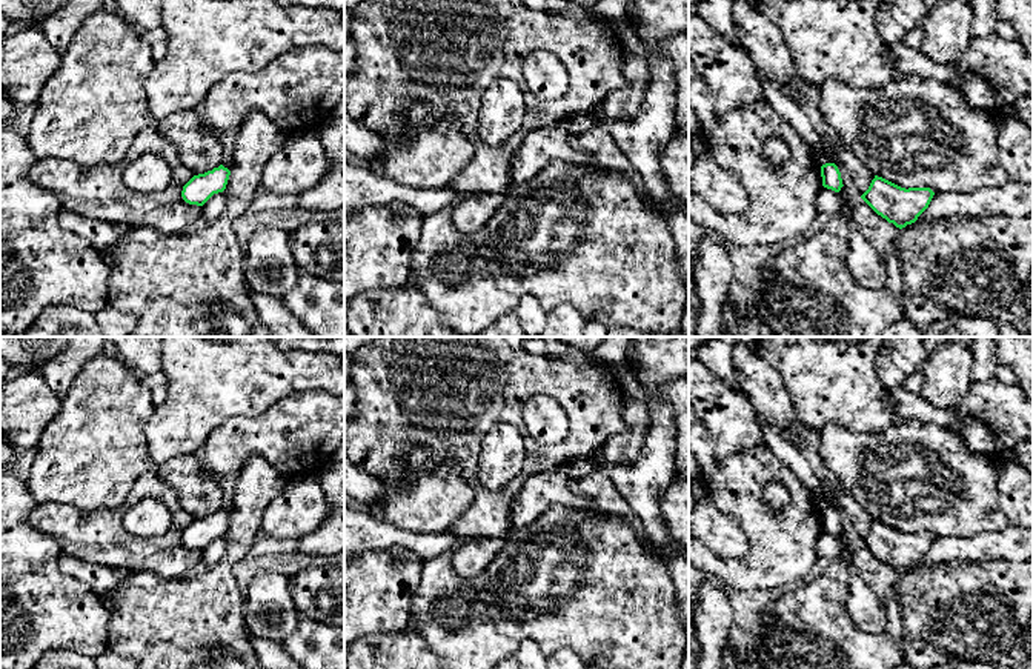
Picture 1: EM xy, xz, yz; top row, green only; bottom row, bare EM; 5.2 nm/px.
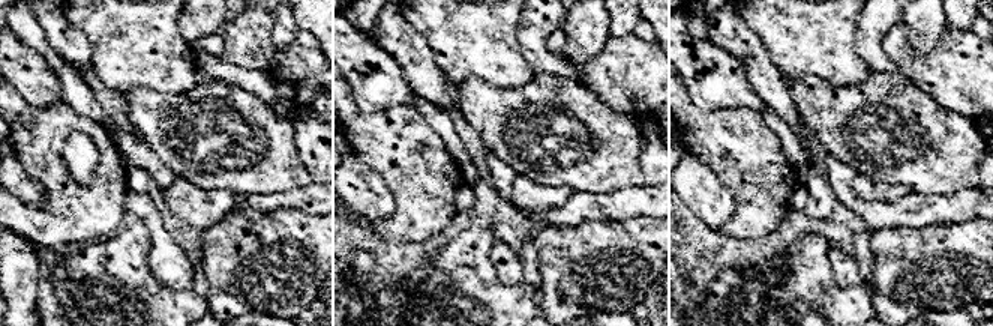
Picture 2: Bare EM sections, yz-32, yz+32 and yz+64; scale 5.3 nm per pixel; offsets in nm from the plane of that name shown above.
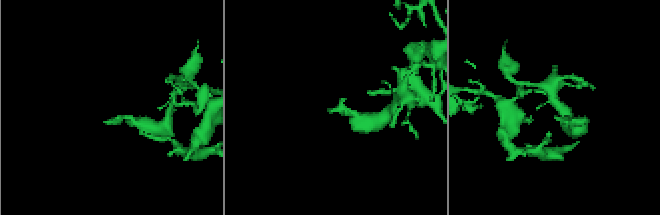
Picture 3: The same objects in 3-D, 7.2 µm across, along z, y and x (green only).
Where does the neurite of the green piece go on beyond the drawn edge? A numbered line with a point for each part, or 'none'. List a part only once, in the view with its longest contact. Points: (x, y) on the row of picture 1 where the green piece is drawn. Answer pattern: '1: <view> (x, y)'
1: yz (783, 103)

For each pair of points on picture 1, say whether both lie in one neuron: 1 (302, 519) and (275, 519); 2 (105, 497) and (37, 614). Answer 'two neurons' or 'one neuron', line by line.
1: one neuron
2: two neurons

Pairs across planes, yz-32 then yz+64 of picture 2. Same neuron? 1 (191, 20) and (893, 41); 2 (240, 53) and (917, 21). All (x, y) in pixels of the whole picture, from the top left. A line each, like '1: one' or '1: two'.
1: two
2: one

